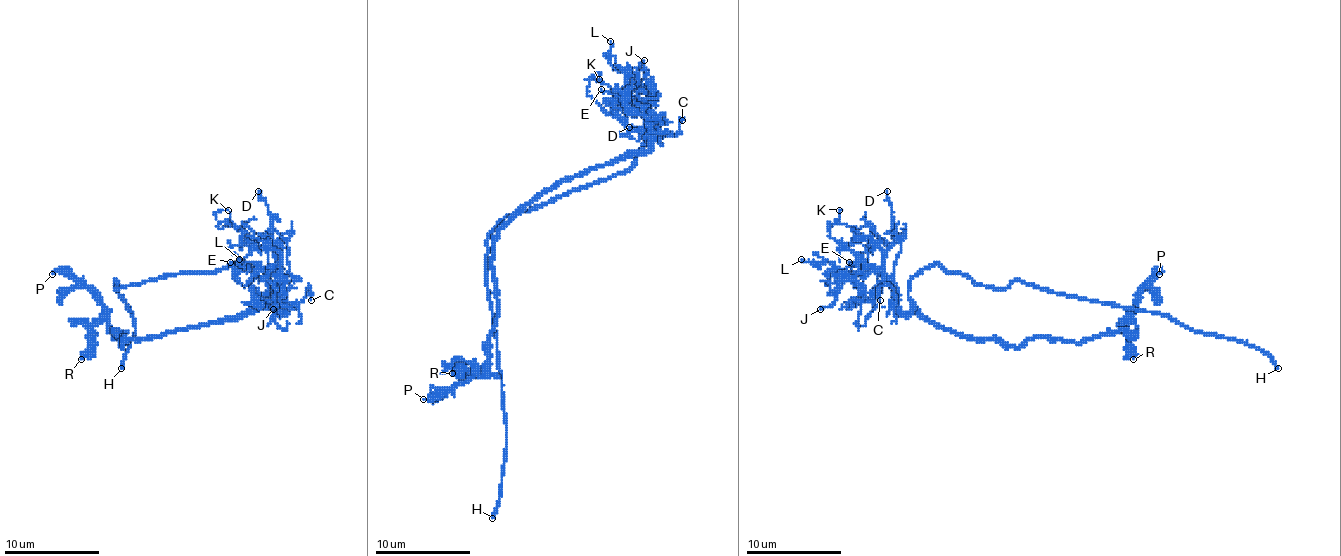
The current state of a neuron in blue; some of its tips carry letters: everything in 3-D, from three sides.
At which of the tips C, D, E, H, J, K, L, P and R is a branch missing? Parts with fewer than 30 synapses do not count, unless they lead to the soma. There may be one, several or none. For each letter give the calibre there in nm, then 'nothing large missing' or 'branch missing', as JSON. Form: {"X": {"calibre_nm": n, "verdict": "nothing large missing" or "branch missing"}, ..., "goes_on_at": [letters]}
{"C": {"calibre_nm": 240, "verdict": "nothing large missing"}, "D": {"calibre_nm": 190, "verdict": "nothing large missing"}, "E": {"calibre_nm": 120, "verdict": "nothing large missing"}, "H": {"calibre_nm": 200, "verdict": "branch missing"}, "J": {"calibre_nm": 110, "verdict": "nothing large missing"}, "K": {"calibre_nm": 100, "verdict": "nothing large missing"}, "L": {"calibre_nm": 100, "verdict": "nothing large missing"}, "P": {"calibre_nm": 320, "verdict": "nothing large missing"}, "R": {"calibre_nm": 320, "verdict": "nothing large missing"}, "goes_on_at": ["H"]}

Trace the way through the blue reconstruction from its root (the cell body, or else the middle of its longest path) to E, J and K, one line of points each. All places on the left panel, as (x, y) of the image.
E: (256, 264), (270, 281), (277, 311), (277, 285), (273, 295), (258, 297), (239, 281), (230, 262)
J: (256, 264), (270, 281), (277, 311), (277, 281), (273, 309)
K: (256, 264), (270, 281), (277, 311), (277, 257), (254, 245), (232, 226), (218, 229), (216, 214), (228, 210)

